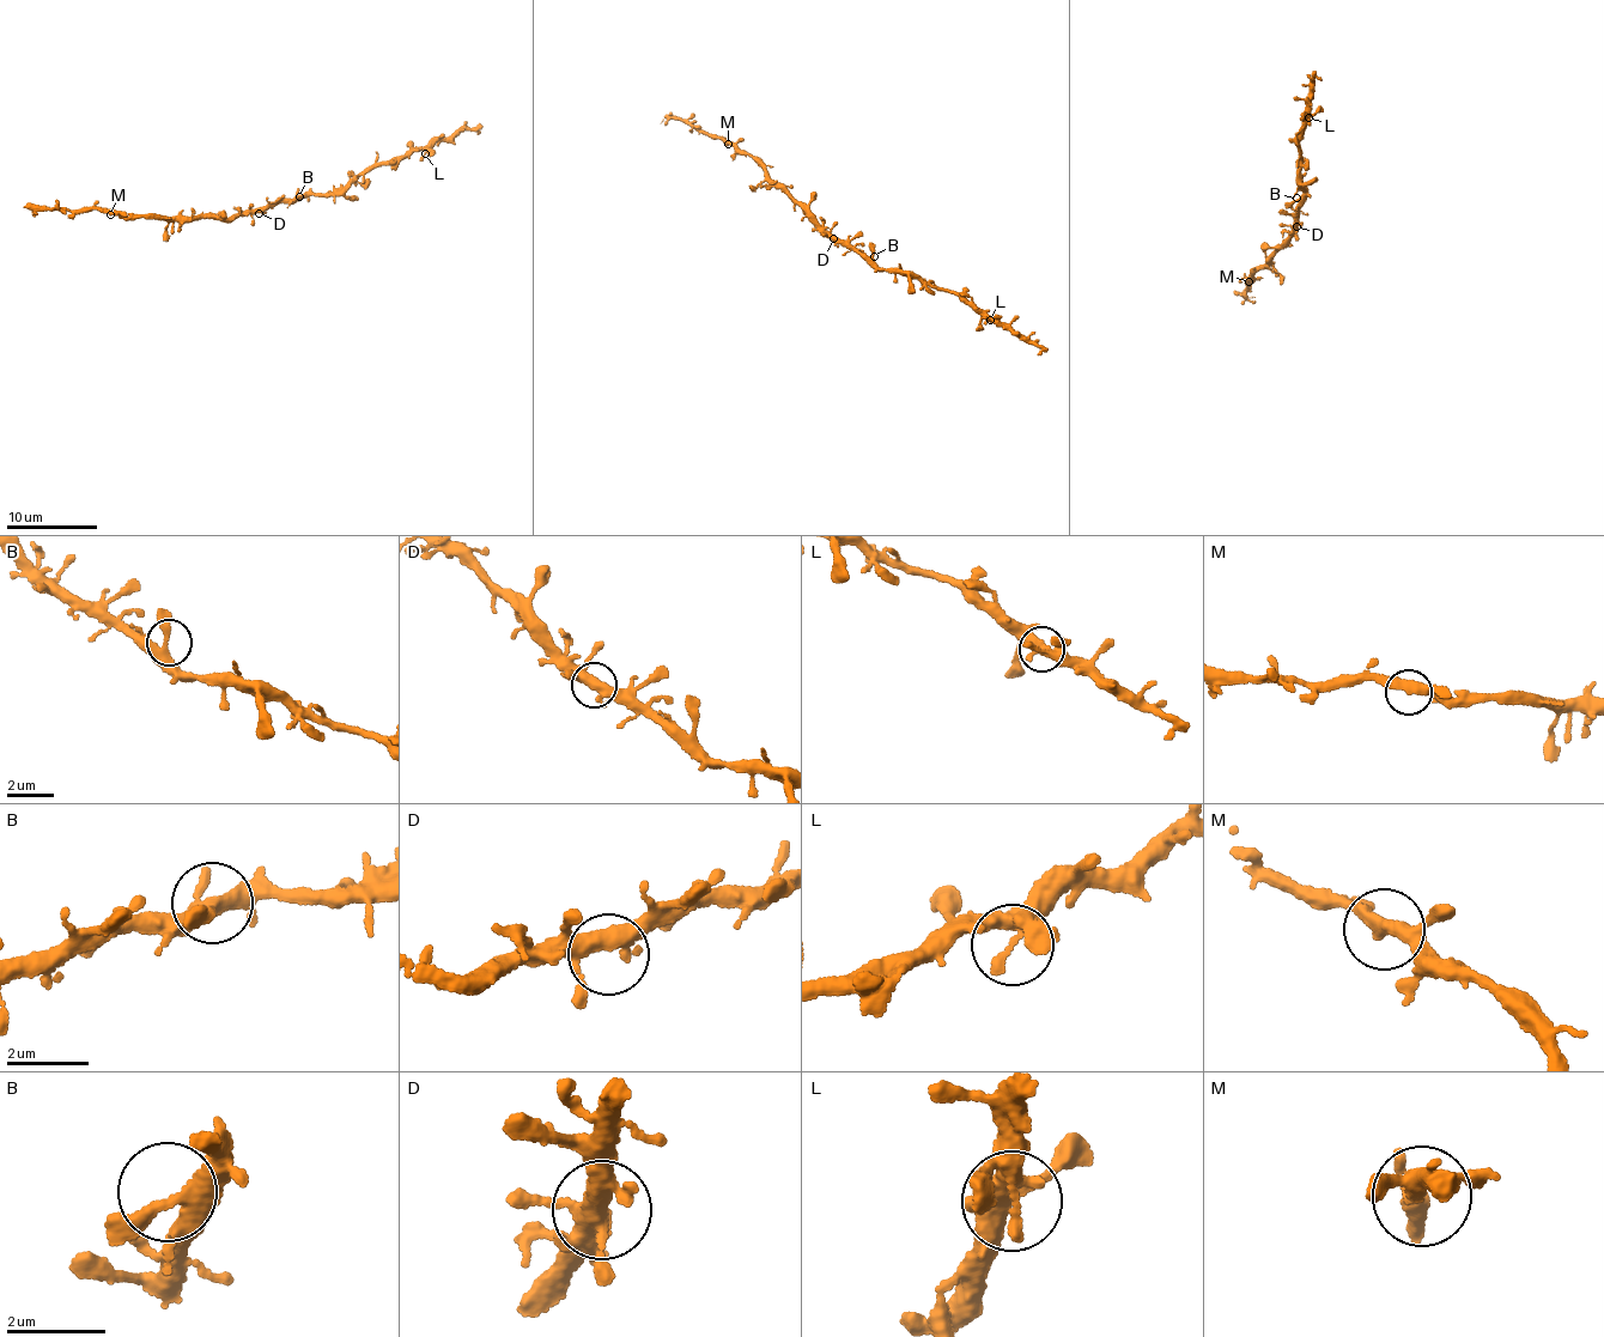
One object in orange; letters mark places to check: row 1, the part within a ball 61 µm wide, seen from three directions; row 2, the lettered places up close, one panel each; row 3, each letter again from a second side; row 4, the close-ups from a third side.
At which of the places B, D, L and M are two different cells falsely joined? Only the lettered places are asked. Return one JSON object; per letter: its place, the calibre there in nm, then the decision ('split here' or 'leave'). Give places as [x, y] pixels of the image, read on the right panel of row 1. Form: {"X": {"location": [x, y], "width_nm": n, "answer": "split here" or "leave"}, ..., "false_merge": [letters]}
{"B": {"location": [1296, 198], "width_nm": 320, "answer": "leave"}, "D": {"location": [1296, 226], "width_nm": 360, "answer": "leave"}, "L": {"location": [1308, 117], "width_nm": 240, "answer": "leave"}, "M": {"location": [1249, 281], "width_nm": 320, "answer": "leave"}, "false_merge": []}

